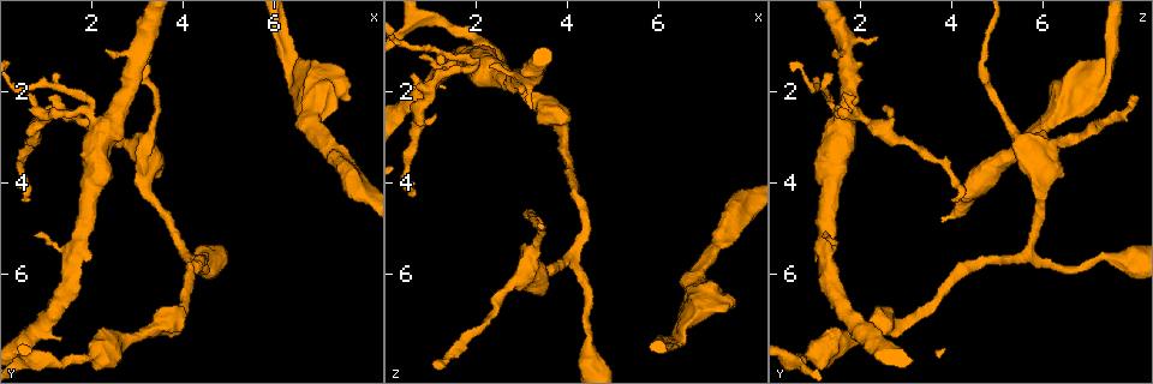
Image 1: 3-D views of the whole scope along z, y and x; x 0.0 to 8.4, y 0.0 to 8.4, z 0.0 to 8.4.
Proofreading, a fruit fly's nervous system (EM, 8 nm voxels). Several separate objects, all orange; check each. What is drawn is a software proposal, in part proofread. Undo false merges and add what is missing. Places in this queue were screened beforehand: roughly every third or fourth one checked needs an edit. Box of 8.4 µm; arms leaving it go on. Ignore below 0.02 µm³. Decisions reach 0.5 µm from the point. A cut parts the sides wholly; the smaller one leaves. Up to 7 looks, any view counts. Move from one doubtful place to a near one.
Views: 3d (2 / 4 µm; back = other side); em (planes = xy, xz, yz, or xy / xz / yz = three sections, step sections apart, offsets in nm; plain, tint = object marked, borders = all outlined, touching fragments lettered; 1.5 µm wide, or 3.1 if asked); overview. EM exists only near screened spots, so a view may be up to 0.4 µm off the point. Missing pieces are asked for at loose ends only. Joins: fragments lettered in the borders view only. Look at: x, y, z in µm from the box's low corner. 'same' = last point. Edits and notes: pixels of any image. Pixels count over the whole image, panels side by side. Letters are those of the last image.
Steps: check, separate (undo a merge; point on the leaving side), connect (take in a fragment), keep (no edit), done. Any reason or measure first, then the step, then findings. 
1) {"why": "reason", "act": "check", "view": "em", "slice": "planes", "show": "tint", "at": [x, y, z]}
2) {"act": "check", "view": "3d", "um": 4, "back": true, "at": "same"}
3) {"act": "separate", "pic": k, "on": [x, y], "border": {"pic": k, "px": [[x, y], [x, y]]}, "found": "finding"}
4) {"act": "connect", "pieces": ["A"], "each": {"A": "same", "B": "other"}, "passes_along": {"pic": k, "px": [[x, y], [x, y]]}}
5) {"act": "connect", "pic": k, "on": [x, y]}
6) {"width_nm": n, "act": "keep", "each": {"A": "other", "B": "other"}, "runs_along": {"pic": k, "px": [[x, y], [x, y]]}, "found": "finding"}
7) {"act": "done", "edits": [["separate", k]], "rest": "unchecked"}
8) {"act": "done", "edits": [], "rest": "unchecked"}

{"why": "free end", "act": "check", "view": "em", "slice": "planes", "show": "borders", "at": [1.05, 2.15, 7.90]}

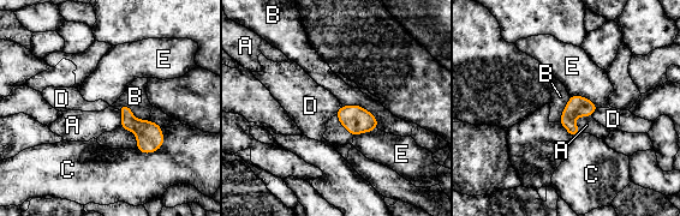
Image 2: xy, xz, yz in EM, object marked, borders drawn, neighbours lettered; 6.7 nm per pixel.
{"act": "keep", "each": {"A": "other", "B": "other", "C": "other", "D": "other", "E": "other"}, "border": {"pic": 2, "px": [[598, 108], [591, 115]]}, "found": "none of them fits"}

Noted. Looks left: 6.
{"why": "four arms meet", "act": "check", "view": "3d", "um": 4, "at": [2.05, 2.65, 1.50]}

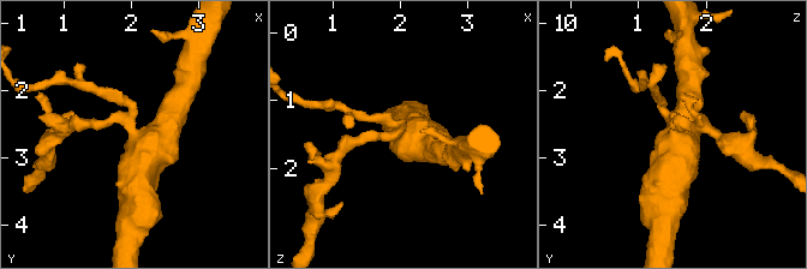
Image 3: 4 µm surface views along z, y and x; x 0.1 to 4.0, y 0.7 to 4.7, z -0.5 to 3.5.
{"act": "check", "view": "em", "slice": "yz", "step": 4, "show": "tint", "at": [2.05, 2.65, 1.50]}

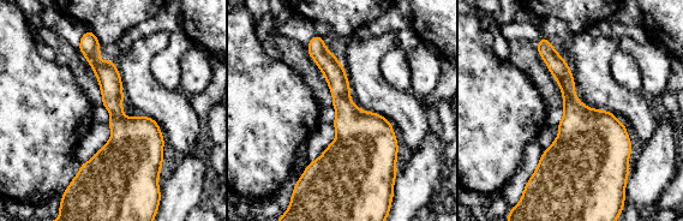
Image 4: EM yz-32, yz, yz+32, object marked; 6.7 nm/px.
{"why": "another direction", "act": "check", "view": "em", "slice": "planes", "show": "borders", "at": "same"}

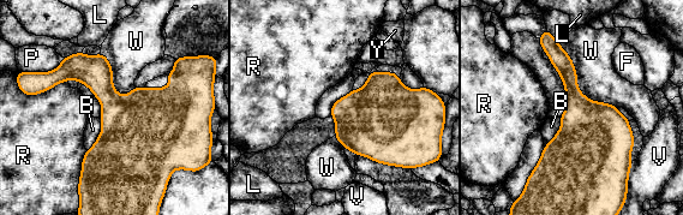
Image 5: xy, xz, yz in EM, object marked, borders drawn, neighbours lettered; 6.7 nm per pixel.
{"act": "keep", "each": {"B": "other", "F": "other", "L": "other", "P": "other", "R": "other", "V": "other", "W": "other", "Y": "other"}, "border": {"pic": 5, "px": [[558, 42], [577, 88], [618, 107]]}, "found": "one cell here"}

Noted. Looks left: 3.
{"why": "calibre changes", "act": "check", "view": "3d", "um": 2, "at": [6.55, 1.50, 7.40]}

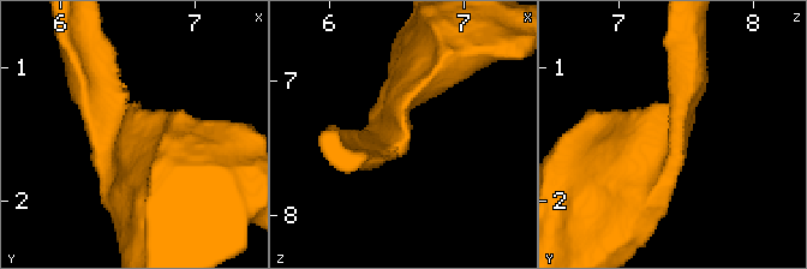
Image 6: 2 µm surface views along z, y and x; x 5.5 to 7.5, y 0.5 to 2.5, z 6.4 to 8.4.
{"arm_widths_nm": [200, 500], "why": "now the EM", "act": "check", "view": "em", "um": 3.1, "slice": "planes", "show": "tint", "at": [6.52, 1.50, 7.40]}

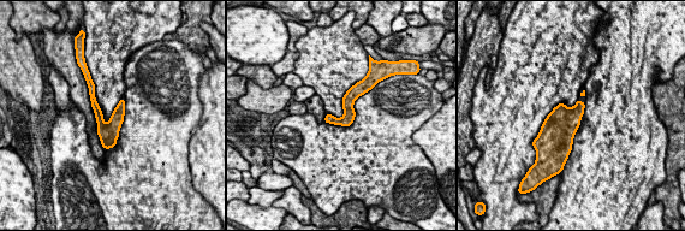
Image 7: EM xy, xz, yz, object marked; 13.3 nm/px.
{"act": "check", "view": "em", "um": 3.1, "slice": "planes", "show": "borders", "at": "same"}

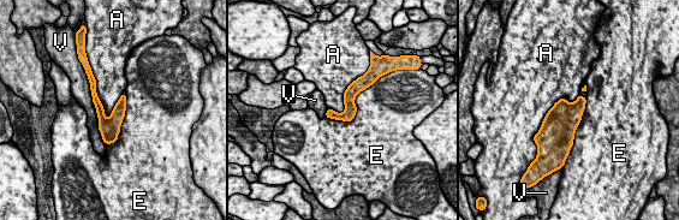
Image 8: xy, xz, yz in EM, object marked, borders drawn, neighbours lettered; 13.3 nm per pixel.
{"act": "keep", "each": {"A": "other", "E": "other", "V": "other"}, "found": "continuous, no second cell"}

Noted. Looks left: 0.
{"act": "done", "edits": [], "rest": "unchecked"}

